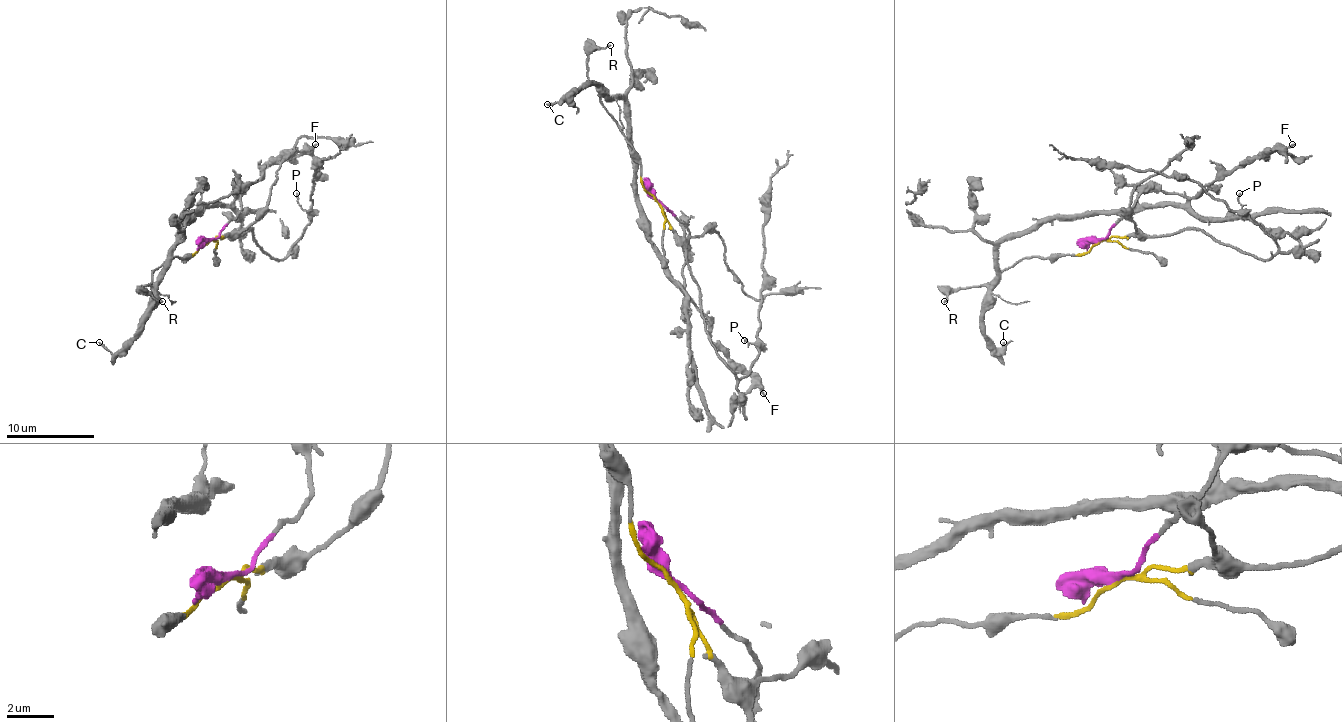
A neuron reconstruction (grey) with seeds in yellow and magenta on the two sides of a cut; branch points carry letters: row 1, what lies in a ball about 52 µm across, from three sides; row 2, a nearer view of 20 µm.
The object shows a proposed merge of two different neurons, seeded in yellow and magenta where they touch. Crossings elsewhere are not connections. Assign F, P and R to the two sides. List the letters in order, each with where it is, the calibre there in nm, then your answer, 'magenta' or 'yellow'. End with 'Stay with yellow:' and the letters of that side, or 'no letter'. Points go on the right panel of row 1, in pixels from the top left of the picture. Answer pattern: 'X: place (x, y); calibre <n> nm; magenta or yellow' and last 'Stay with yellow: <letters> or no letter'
F: place (1292, 144); calibre 190 nm; magenta
P: place (1239, 193); calibre 140 nm; yellow
R: place (944, 301); calibre 140 nm; yellow
Stay with yellow: P, R

